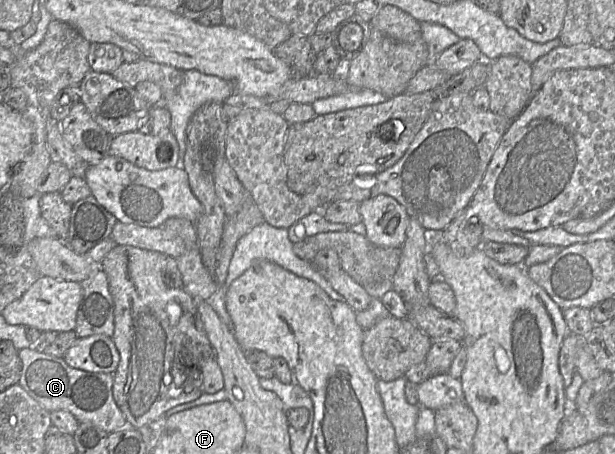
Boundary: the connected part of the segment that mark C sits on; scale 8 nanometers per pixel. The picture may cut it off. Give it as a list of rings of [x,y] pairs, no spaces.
[[[32,347],[18,350],[18,355],[22,363],[19,385],[48,412],[68,411],[79,423],[90,422],[108,434],[127,425],[126,418],[113,397],[113,374],[73,368],[66,363],[63,357],[38,352]]]

